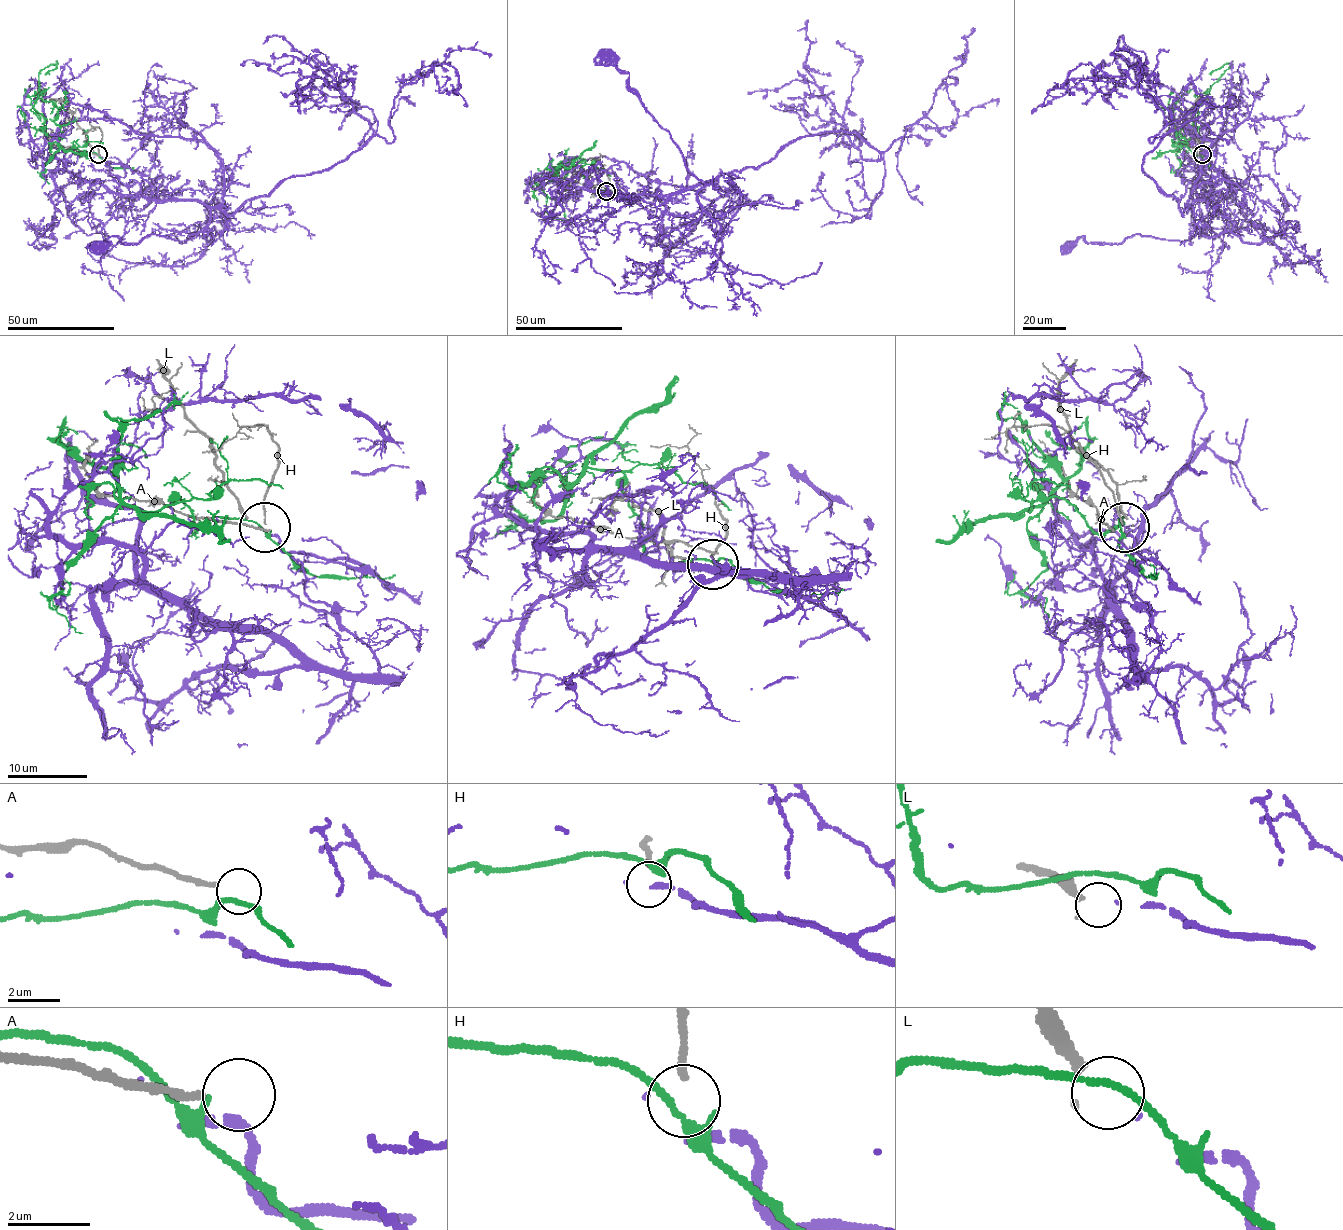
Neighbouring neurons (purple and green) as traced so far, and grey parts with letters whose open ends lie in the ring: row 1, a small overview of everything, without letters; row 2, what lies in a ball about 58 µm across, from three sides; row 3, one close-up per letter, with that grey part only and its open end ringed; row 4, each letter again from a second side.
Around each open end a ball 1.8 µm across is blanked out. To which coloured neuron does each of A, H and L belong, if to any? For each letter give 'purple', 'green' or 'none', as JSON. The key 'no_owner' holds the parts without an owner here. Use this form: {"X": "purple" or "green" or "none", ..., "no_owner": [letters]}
{"A": "none", "H": "none", "L": "purple", "no_owner": ["A", "H"]}

